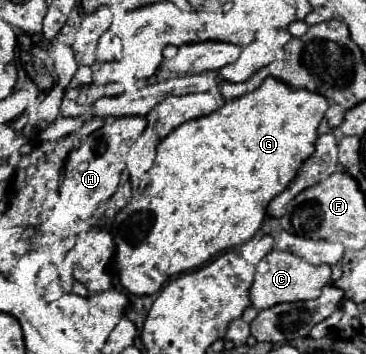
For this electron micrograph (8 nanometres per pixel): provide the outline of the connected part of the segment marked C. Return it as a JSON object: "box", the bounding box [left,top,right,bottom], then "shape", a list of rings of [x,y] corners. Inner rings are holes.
{"box":[248,249,330,309],"shape":[[[282,249],[270,251],[258,265],[254,281],[248,289],[250,303],[256,309],[270,307],[280,301],[304,301],[304,299],[316,299],[324,285],[330,283],[330,265],[310,265],[302,257],[296,257],[296,253],[288,253]]]}

